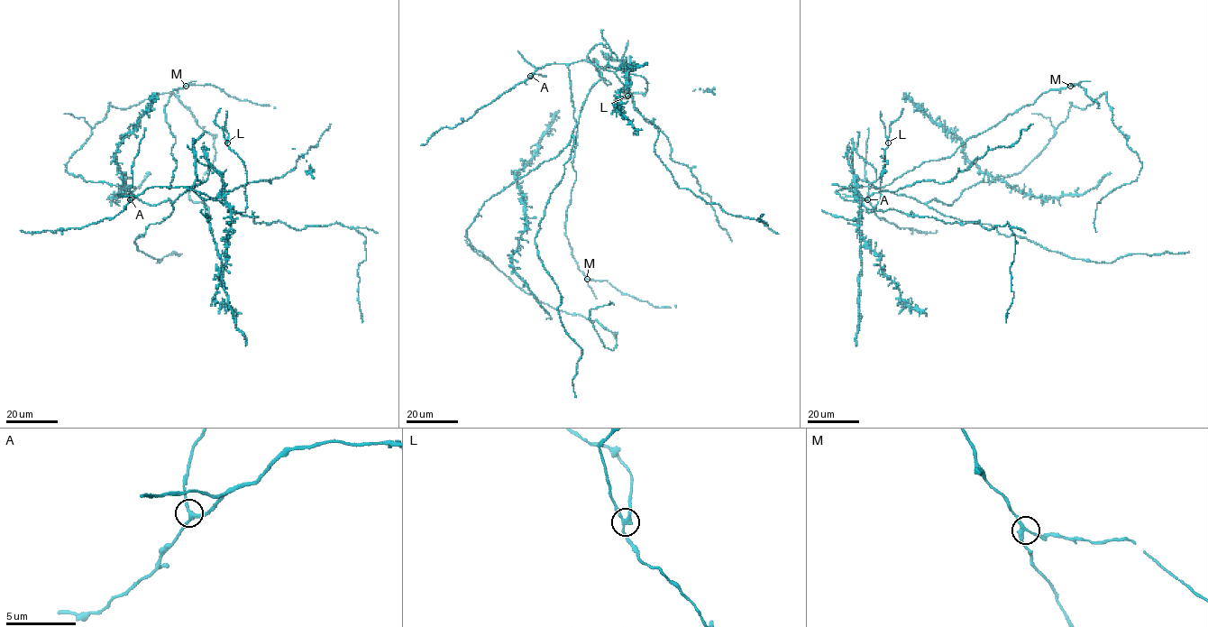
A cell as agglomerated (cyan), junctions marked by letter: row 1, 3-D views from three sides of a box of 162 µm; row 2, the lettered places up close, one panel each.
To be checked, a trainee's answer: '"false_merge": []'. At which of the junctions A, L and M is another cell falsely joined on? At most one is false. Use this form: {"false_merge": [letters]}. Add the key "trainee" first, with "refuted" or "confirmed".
{"trainee": "refuted", "false_merge": ["L"]}

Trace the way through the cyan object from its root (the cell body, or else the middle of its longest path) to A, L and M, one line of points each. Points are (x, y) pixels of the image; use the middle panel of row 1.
A: (558, 154), (570, 141), (587, 95), (601, 74), (596, 65), (581, 59), (546, 64), (530, 76)
L: (558, 154), (601, 78), (594, 64), (615, 71), (623, 63), (628, 73), (643, 76), (646, 92), (627, 96)
M: (558, 154), (601, 78), (584, 59), (568, 65), (577, 145), (565, 235), (587, 279)

